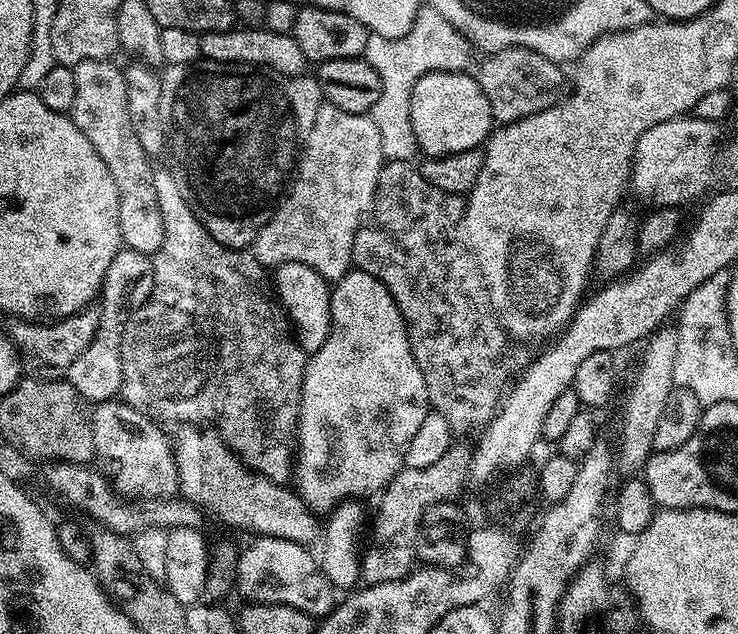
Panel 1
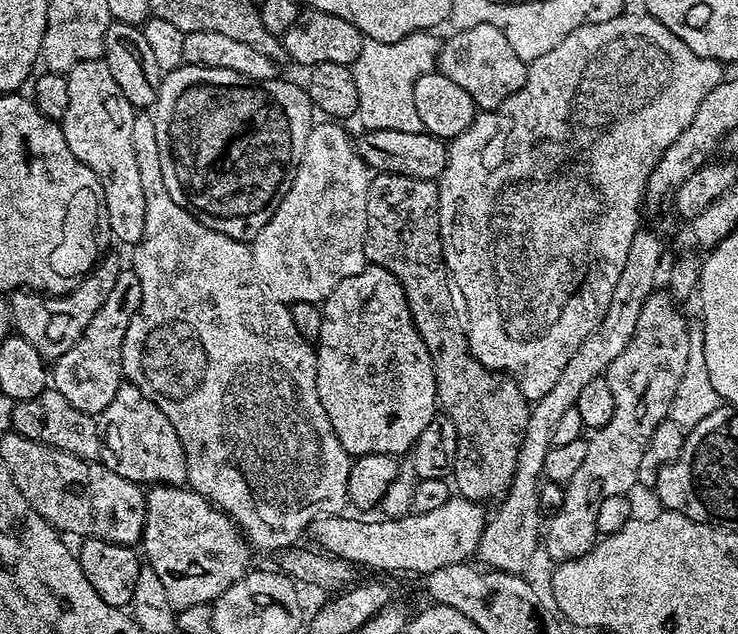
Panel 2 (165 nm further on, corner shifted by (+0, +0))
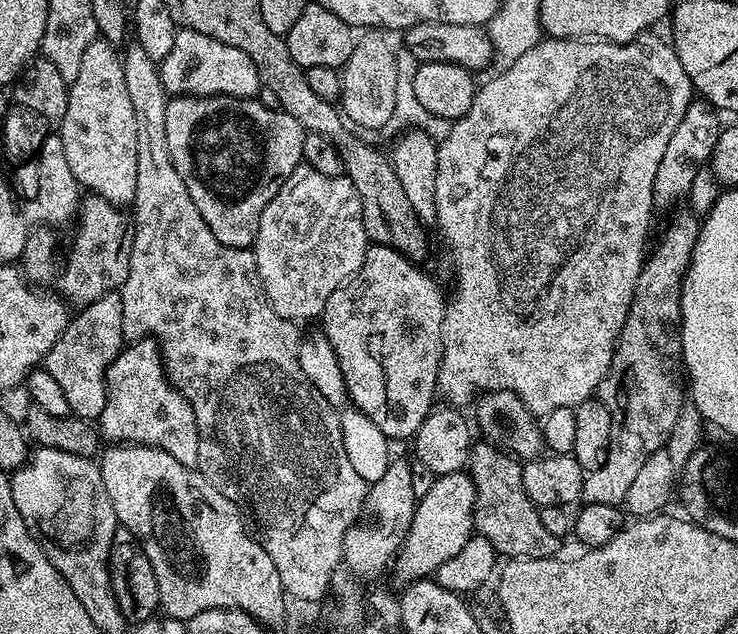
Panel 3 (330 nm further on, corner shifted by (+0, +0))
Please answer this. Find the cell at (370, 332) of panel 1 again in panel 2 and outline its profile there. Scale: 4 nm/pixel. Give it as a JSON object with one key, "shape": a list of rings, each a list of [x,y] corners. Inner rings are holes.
{"shape":[[[365,266],[362,274],[354,274],[354,278],[342,278],[338,286],[329,296],[322,301],[321,330],[318,339],[315,341],[316,349],[316,381],[318,382],[318,398],[322,406],[326,406],[326,414],[330,418],[330,426],[334,426],[334,434],[338,434],[338,442],[348,451],[348,455],[357,458],[364,455],[390,455],[395,458],[411,453],[416,445],[417,438],[430,426],[430,422],[438,415],[438,401],[436,398],[436,379],[434,378],[434,366],[430,350],[426,350],[426,342],[418,334],[414,326],[414,318],[408,309],[404,287],[390,274],[390,270]]]}

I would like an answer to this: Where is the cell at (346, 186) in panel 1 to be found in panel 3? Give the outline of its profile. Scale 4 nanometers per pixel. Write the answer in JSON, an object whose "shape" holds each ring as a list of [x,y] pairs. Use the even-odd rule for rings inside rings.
{"shape":[[[301,163],[294,174],[286,178],[282,190],[274,194],[266,210],[262,210],[254,245],[256,275],[260,277],[260,287],[268,298],[268,304],[282,318],[293,322],[312,320],[315,316],[317,319],[323,313],[330,294],[334,294],[334,290],[355,276],[366,258],[369,246],[366,226],[362,222],[360,195],[347,176],[318,174],[318,170]]]}

